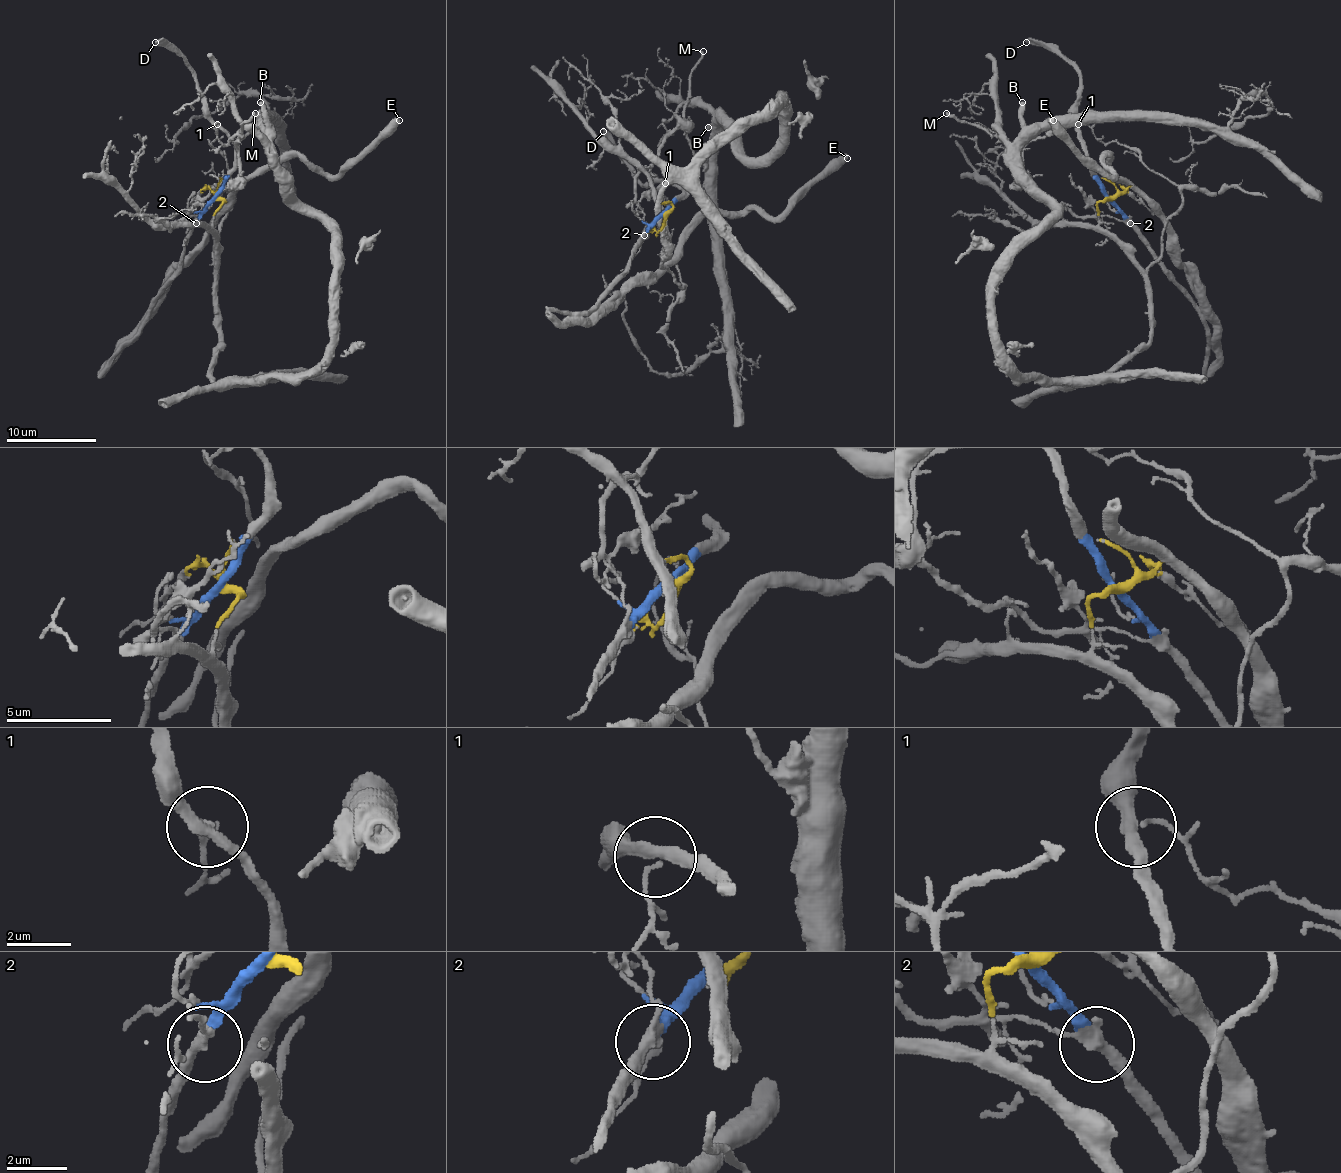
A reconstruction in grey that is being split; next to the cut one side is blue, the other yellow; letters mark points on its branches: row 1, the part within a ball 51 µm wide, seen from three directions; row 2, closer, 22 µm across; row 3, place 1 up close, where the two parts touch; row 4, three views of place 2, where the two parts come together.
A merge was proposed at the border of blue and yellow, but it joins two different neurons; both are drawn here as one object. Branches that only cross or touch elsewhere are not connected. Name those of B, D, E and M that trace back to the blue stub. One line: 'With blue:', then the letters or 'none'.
With blue: D, E

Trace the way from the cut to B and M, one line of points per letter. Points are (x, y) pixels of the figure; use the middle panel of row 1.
B: (665, 214), (671, 205), (660, 203), (644, 169), (681, 128), (687, 128), (699, 158), (714, 133), (708, 126)
M: (665, 214), (671, 205), (658, 201), (644, 169), (660, 144), (678, 126), (687, 126), (687, 90), (703, 52)

